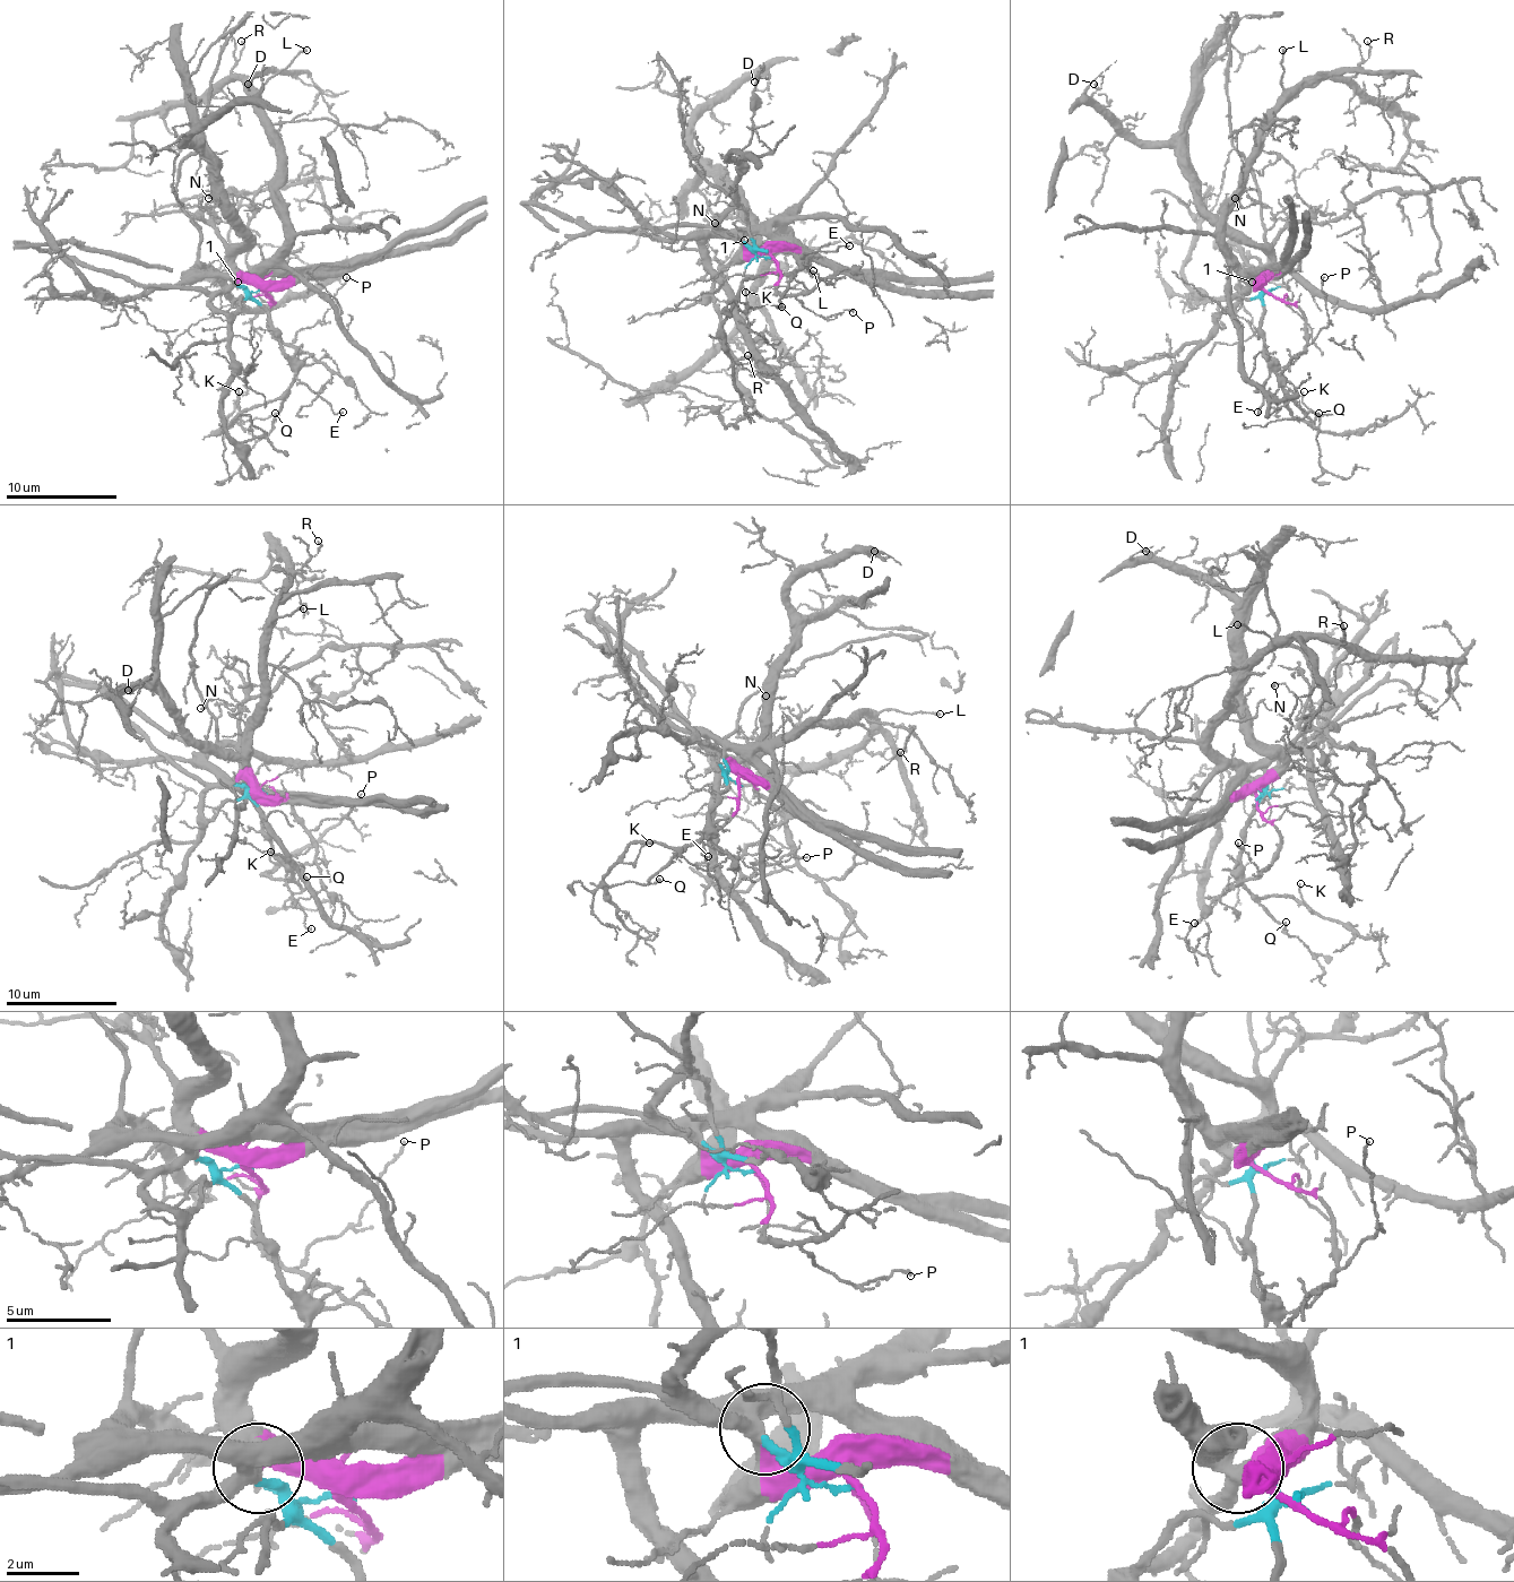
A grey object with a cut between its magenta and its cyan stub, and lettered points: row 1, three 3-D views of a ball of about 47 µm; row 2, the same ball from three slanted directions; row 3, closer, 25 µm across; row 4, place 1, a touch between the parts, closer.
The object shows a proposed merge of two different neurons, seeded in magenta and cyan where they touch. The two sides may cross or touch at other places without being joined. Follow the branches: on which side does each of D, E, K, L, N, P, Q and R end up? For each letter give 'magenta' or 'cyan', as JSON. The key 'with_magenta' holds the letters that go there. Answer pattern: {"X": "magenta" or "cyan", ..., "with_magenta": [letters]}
{"D": "magenta", "E": "cyan", "K": "cyan", "L": "cyan", "N": "magenta", "P": "magenta", "Q": "cyan", "R": "cyan", "with_magenta": ["D", "N", "P"]}

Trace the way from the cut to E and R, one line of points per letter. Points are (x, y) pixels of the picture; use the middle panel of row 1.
E: (772, 256), (755, 253), (788, 250), (803, 256), (849, 244)
R: (772, 256), (758, 256), (742, 236), (763, 234), (792, 212), (783, 248), (761, 273), (733, 342), (747, 356)

